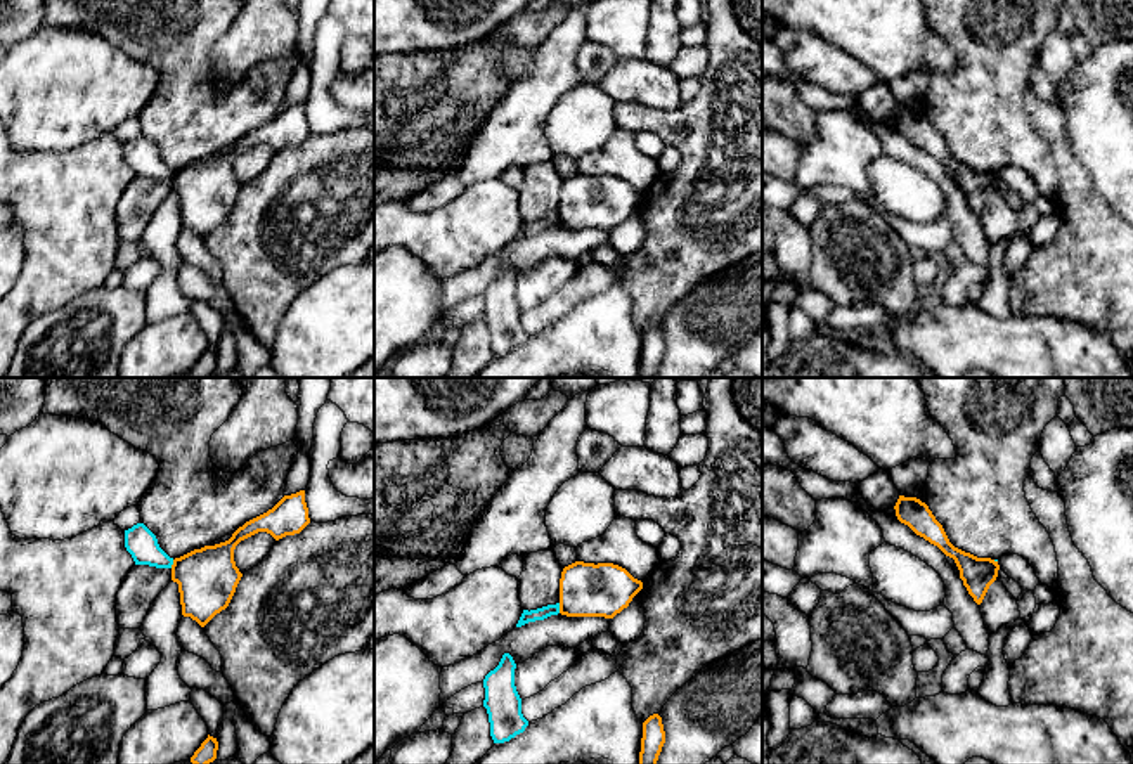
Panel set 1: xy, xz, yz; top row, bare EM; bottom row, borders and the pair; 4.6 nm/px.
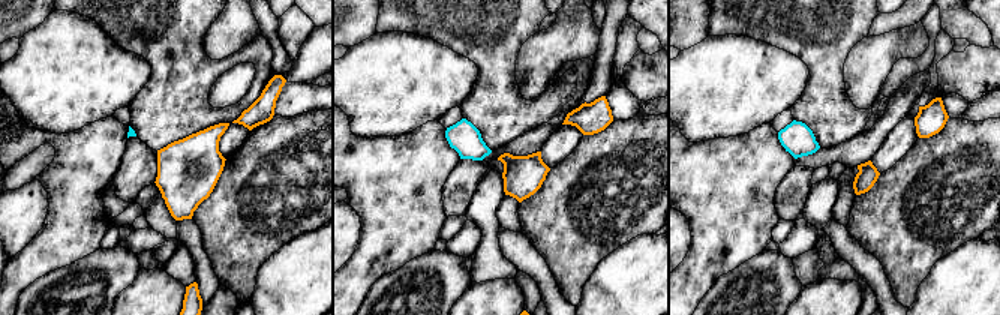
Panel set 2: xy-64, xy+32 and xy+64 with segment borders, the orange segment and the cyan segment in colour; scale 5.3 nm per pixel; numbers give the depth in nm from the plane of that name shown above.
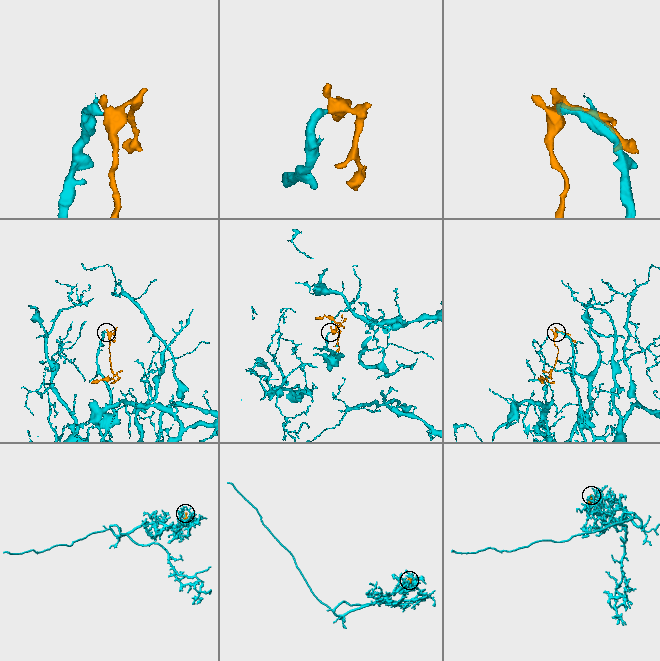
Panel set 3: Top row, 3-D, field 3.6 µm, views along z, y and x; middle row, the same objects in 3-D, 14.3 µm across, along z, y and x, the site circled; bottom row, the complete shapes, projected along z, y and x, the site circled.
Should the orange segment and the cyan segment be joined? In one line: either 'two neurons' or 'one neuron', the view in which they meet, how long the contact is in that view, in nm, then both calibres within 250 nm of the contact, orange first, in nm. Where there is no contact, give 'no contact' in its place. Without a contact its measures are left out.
two neurons | xz | 50 nm | 260/60 nm

